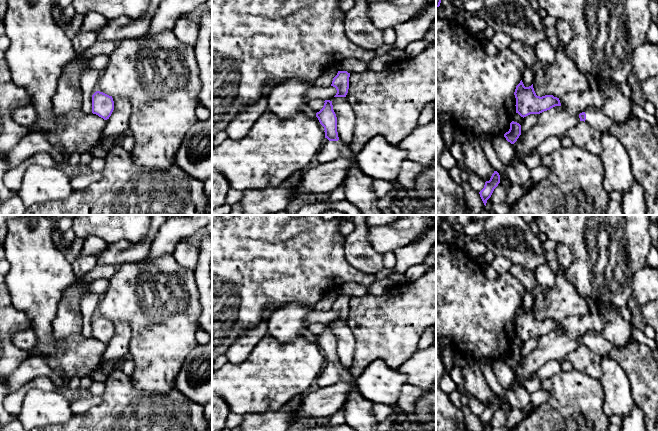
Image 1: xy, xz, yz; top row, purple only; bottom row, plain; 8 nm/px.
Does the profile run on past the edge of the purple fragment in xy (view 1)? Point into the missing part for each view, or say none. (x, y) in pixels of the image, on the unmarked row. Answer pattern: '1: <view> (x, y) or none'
1: none

